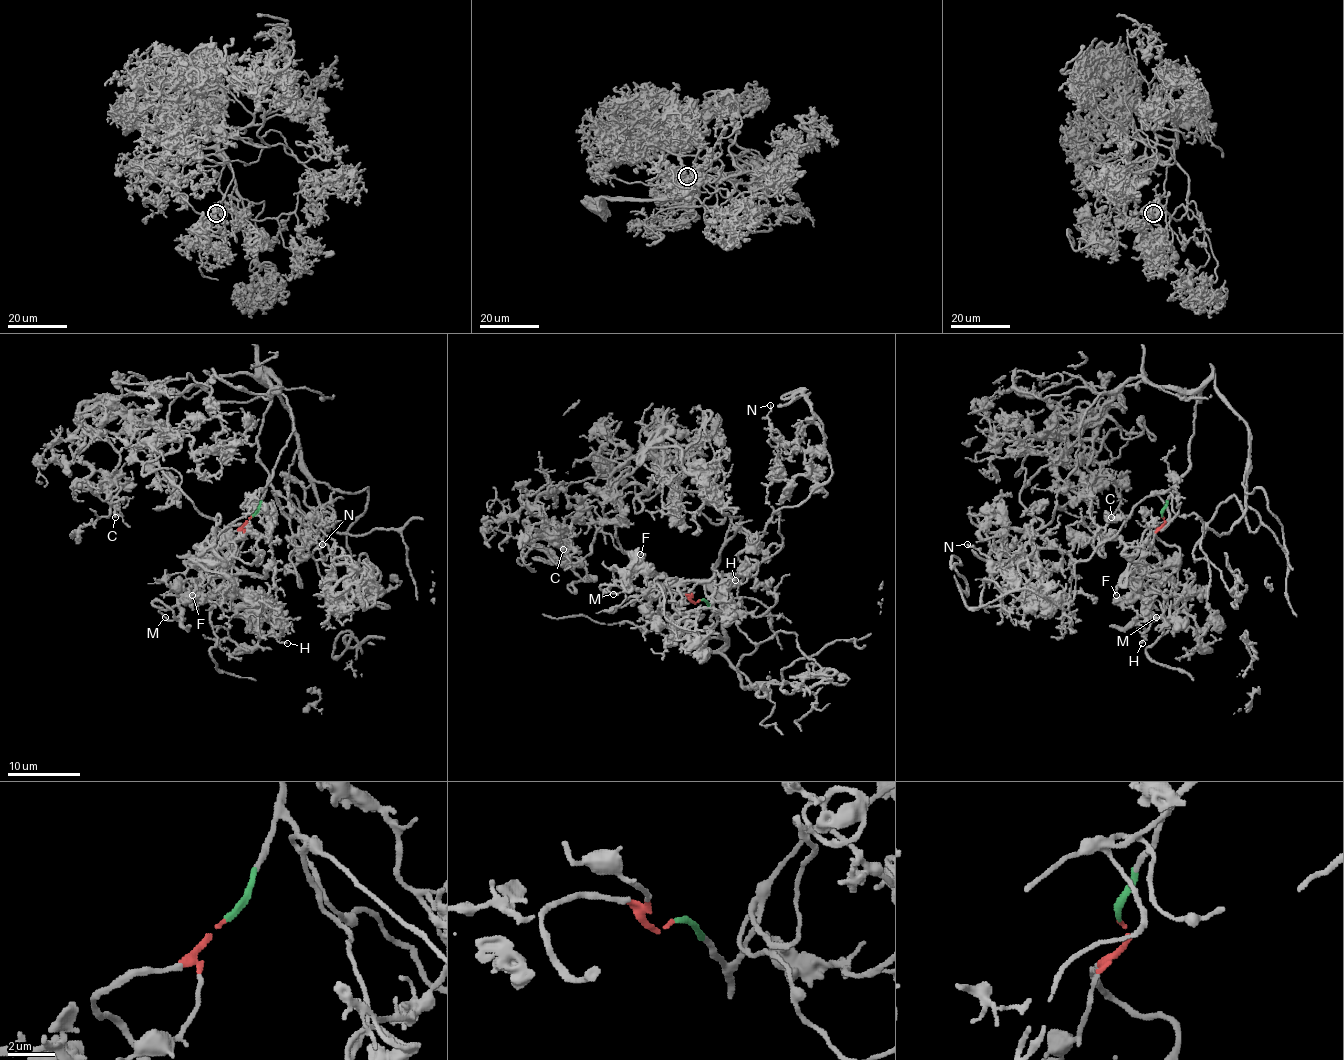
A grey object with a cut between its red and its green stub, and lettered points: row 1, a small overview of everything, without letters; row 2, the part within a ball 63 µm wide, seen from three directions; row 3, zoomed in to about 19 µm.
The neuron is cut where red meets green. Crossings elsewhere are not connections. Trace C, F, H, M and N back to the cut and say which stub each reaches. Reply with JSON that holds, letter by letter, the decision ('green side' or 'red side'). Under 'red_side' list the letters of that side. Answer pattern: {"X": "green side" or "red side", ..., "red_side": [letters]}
{"C": "green side", "F": "red side", "H": "red side", "M": "red side", "N": "green side", "red_side": ["F", "H", "M"]}

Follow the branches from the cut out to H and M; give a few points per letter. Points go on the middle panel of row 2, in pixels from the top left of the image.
H: (699, 600), (666, 592), (662, 612), (699, 620), (689, 614), (709, 609), (735, 580)
M: (699, 600), (693, 601), (684, 585), (638, 569), (626, 580), (627, 585), (613, 594)

